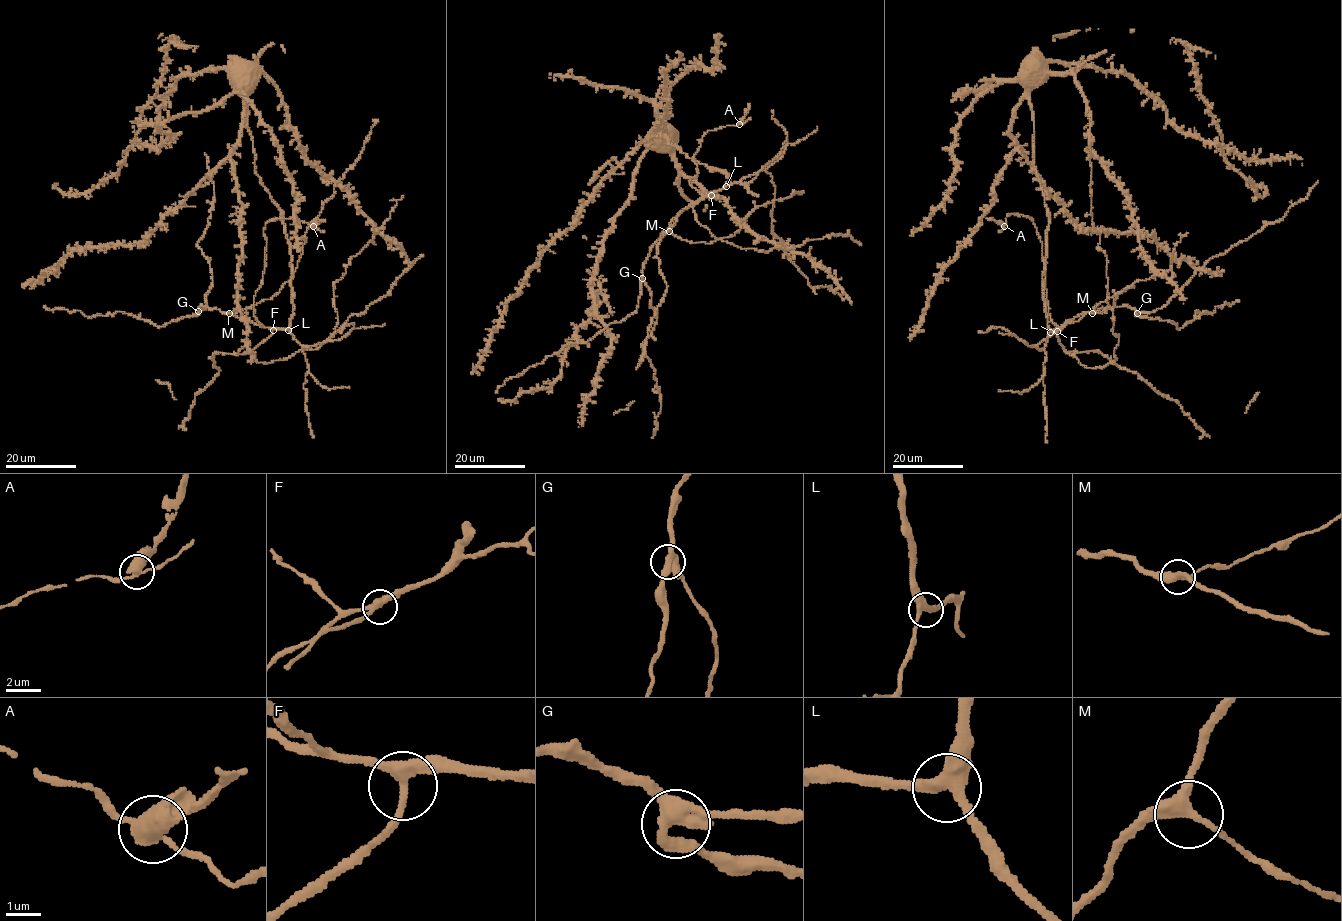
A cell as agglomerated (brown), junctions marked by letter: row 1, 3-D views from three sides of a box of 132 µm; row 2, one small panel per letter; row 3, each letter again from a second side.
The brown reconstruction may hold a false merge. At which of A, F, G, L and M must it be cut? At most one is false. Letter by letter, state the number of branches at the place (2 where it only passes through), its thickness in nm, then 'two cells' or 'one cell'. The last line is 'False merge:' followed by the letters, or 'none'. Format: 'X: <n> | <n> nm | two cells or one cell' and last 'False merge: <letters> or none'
A: 3 | 320 nm | two cells
F: 3 | 280 nm | one cell
G: 3 | 400 nm | one cell
L: 3 | 380 nm | one cell
M: 3 | 320 nm | one cell
False merge: A

